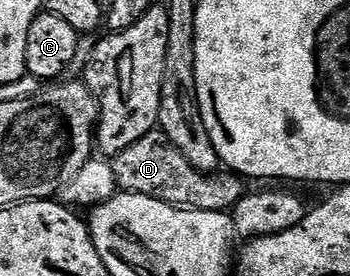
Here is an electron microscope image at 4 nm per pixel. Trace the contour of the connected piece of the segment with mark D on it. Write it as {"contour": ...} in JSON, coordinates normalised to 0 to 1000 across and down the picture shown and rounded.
{"contour":[[[454,464],[386,507],[374,536],[351,536],[351,551],[320,562],[317,583],[334,670],[354,699],[431,710],[531,761],[654,768],[706,699],[703,663],[663,623],[583,630],[577,616],[557,612],[546,580],[534,580],[534,565],[523,565],[523,551],[511,551],[511,536],[500,536],[500,522],[489,522]]]}

